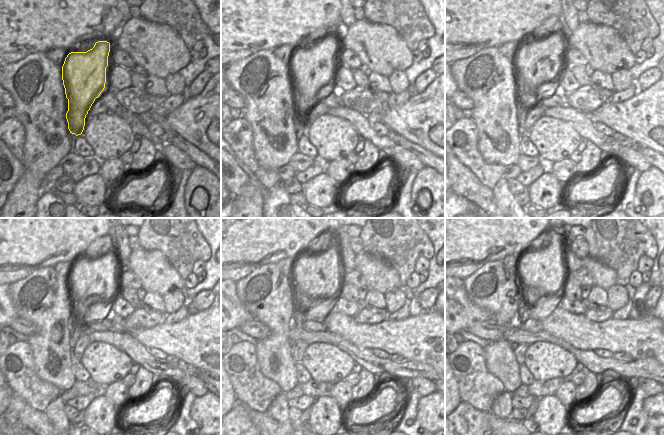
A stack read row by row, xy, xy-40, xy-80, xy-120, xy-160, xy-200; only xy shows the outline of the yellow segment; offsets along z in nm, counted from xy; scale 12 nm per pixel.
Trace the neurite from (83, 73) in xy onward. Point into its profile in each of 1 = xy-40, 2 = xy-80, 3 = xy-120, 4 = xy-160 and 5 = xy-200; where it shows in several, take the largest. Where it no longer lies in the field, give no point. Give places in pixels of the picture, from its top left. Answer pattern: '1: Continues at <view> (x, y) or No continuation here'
1: Continues at xy-40 (311, 70)
2: Continues at xy-80 (538, 62)
3: Continues at xy-120 (91, 281)
4: Continues at xy-160 (319, 276)
5: Continues at xy-200 (541, 272)

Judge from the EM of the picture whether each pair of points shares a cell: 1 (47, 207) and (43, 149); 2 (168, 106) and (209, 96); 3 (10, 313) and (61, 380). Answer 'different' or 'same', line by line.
1: different
2: different
3: different

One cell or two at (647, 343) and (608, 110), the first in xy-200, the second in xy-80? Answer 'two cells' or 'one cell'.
one cell

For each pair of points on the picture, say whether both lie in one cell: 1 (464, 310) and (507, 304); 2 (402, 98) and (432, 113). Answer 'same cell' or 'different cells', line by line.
1: different cells
2: different cells

